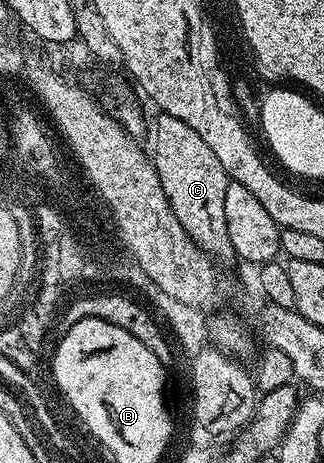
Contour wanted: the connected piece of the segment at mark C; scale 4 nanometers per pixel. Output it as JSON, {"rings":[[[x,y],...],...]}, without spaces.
{"rings":[[[165,114],[157,117],[150,159],[162,182],[162,190],[166,190],[174,218],[182,222],[182,230],[190,234],[192,241],[206,256],[231,257],[230,234],[226,234],[226,186],[230,182],[226,170],[222,170],[210,146],[206,146],[202,137],[195,130],[190,130],[186,122]]]}

